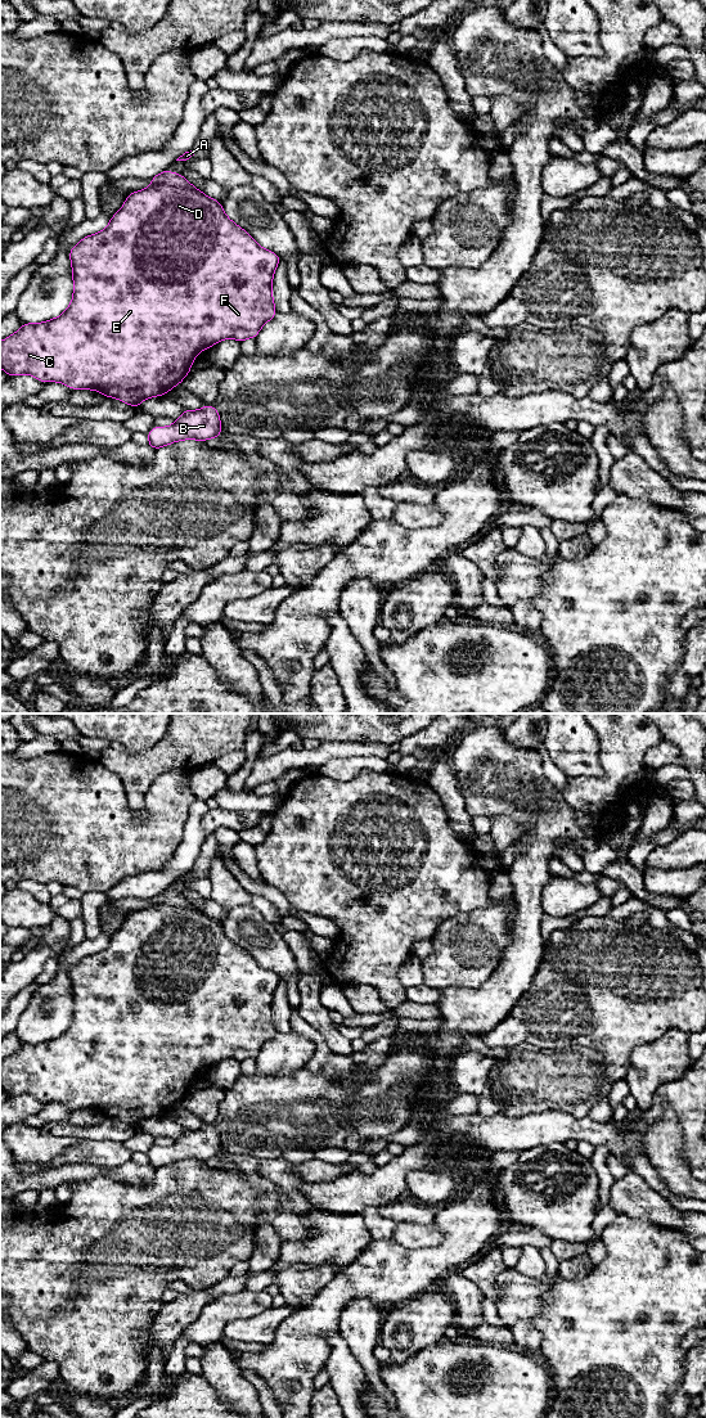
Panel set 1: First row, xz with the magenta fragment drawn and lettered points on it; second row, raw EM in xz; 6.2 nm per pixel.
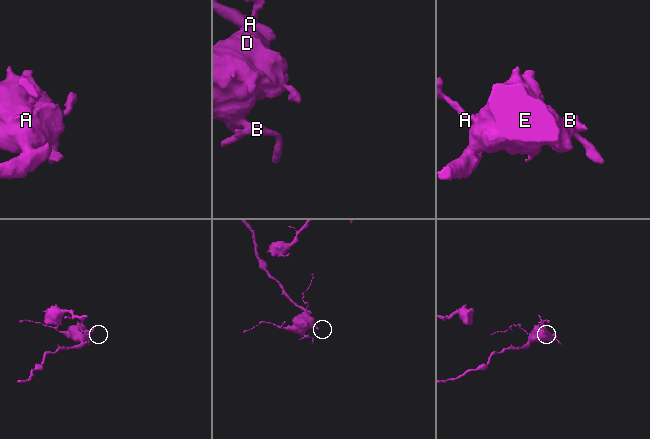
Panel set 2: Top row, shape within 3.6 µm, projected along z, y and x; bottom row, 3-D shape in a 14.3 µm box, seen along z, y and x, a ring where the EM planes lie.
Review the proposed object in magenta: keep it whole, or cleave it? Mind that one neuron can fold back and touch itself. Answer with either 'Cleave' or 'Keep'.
Cleave

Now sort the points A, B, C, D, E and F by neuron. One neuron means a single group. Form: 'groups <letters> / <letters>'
groups A / B C D E F

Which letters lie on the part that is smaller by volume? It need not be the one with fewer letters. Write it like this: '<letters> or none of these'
A

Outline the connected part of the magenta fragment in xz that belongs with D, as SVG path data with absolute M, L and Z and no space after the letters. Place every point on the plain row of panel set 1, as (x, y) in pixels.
M153 904L147 909L130 913L122 928L111 937L108 946L100 953L82 958L68 972L68 976L75 1004L68 1028L60 1036L44 1043L23 1043L18 1052L0 1062L0 1086L10 1097L30 1094L44 1103L60 1102L71 1109L99 1111L105 1117L121 1120L138 1129L143 1120L166 1115L180 1104L192 1090L192 1082L201 1071L226 1058L234 1058L238 1062L256 1058L262 1045L278 1034L273 1021L271 1004L282 977L260 967L244 949L225 935L221 922L207 917L197 908Z

